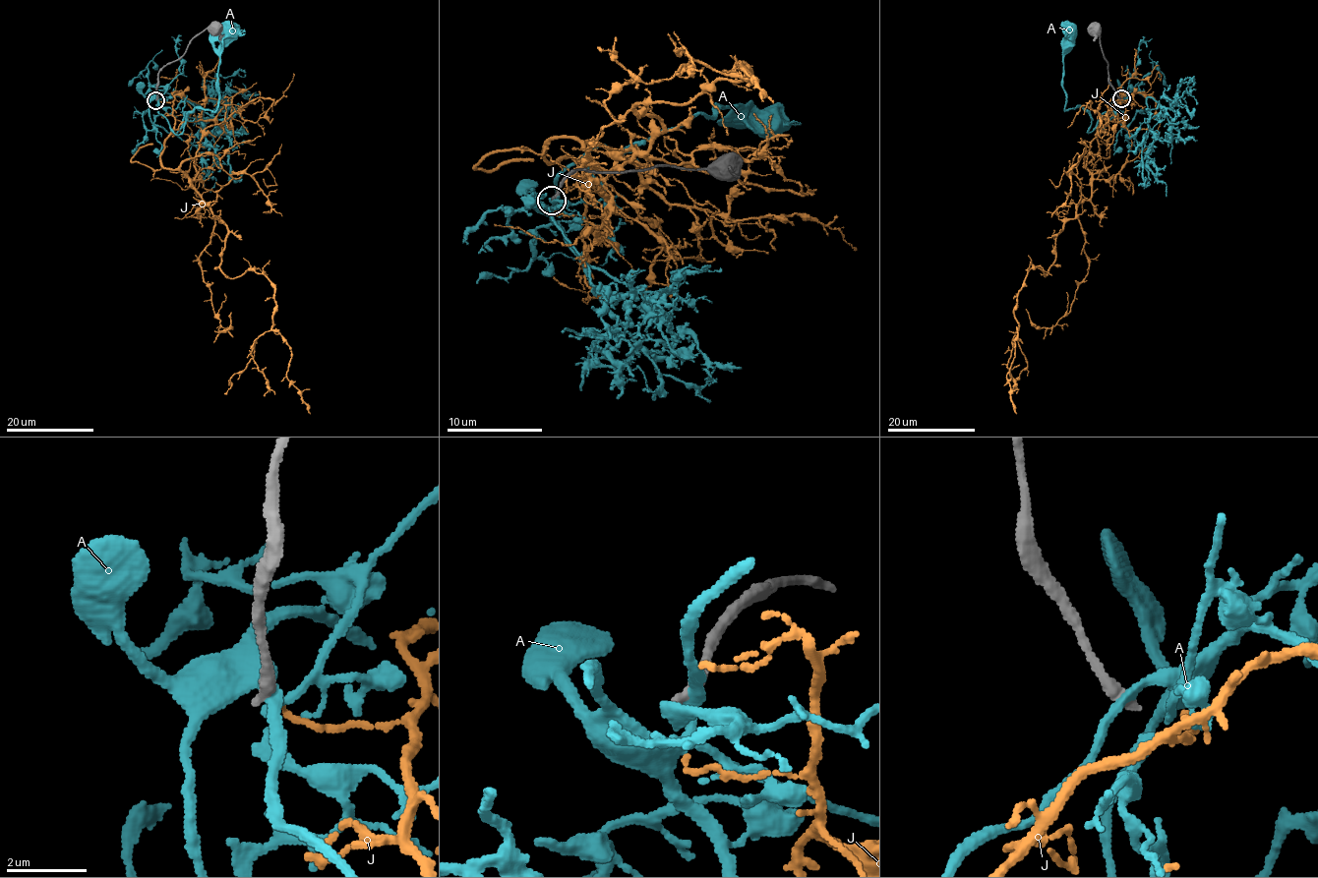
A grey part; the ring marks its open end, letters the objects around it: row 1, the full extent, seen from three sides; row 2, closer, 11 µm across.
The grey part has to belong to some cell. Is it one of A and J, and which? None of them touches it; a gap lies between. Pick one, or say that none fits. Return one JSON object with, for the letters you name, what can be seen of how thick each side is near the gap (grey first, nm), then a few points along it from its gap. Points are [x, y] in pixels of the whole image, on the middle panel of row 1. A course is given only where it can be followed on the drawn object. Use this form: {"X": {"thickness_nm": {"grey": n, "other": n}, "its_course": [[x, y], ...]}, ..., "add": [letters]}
{"add": []}

